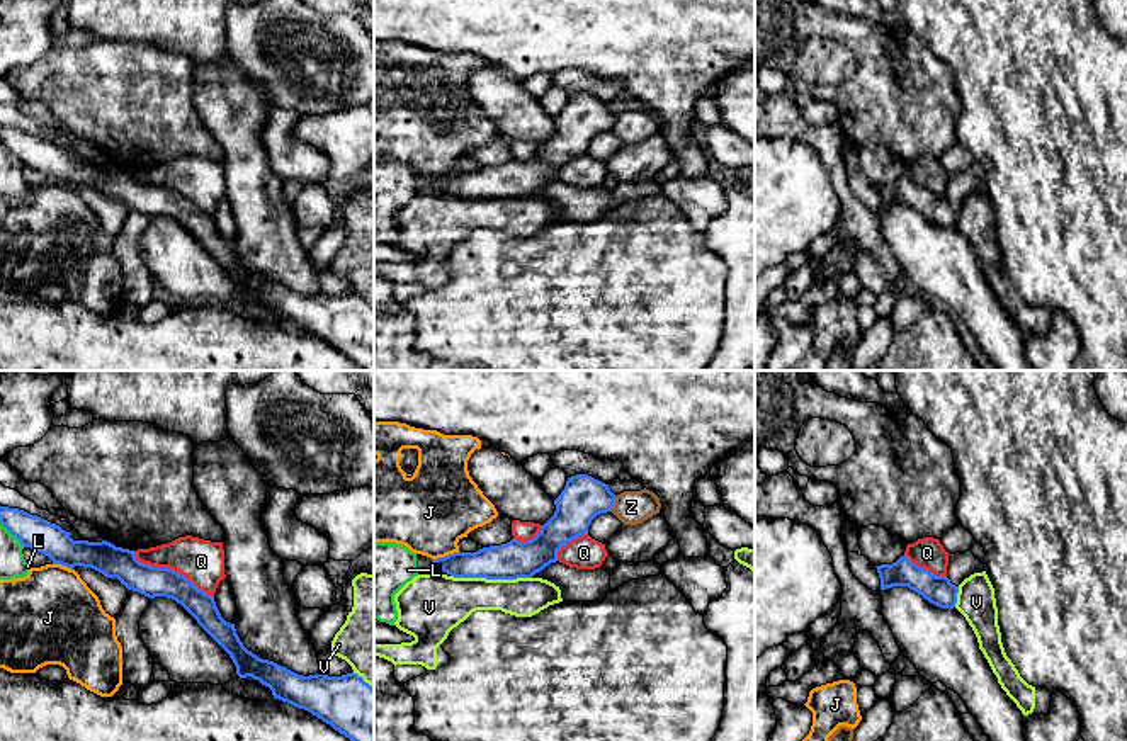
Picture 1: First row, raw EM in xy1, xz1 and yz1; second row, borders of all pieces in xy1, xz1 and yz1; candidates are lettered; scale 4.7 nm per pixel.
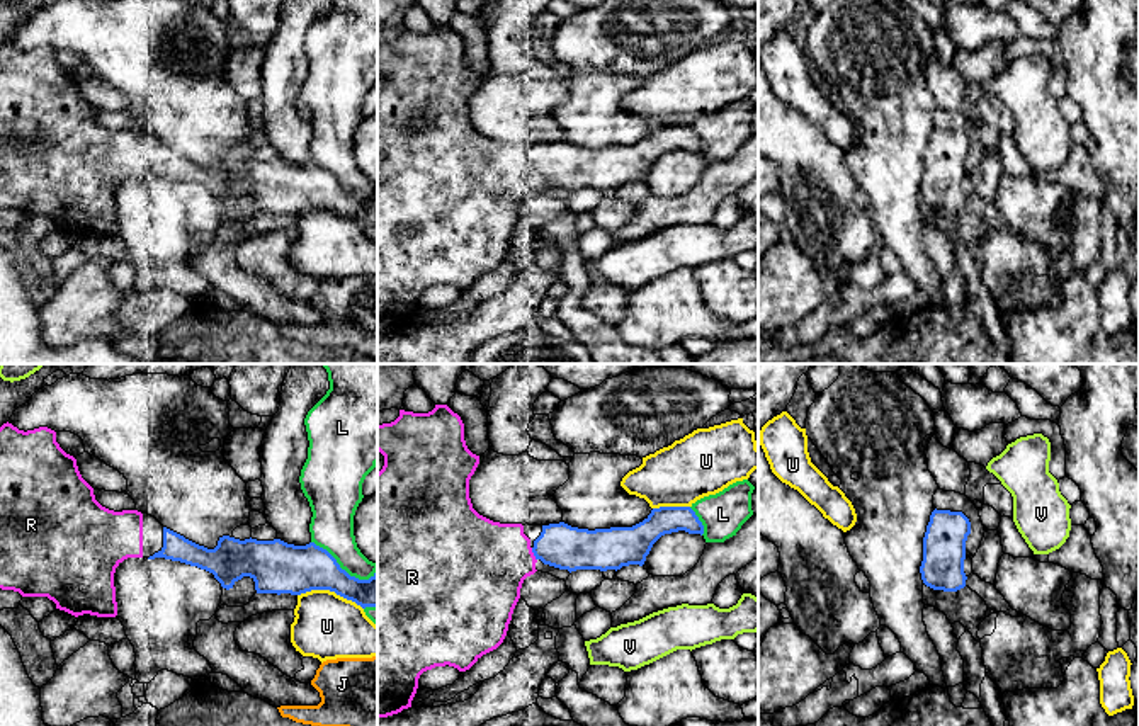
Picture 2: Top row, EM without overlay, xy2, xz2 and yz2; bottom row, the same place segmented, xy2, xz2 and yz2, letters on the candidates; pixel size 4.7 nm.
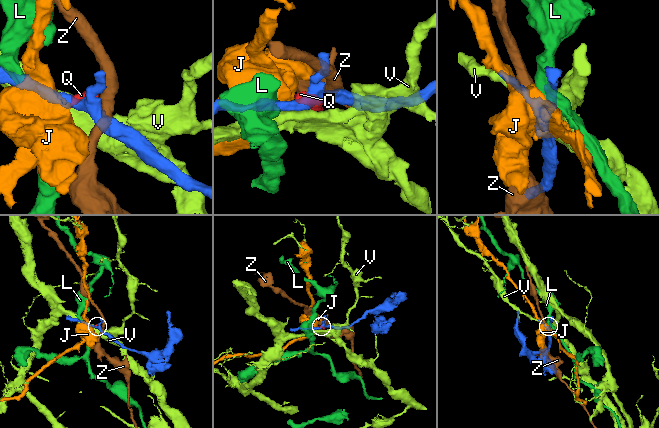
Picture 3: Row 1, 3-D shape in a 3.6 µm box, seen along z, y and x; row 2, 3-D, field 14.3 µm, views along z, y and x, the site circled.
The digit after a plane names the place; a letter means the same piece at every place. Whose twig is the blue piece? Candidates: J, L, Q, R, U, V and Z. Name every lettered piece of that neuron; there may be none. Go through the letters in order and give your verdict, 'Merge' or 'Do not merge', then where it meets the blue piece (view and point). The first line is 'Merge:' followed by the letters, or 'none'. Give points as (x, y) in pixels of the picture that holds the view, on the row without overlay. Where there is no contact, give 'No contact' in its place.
Merge: R
J: Do not merge. Touches blue at xz1 (446, 175)
L: Do not merge. Touches blue at xy2 (340, 187)
Q: Do not merge. Touches blue at xy1 (172, 189)
R: Merge. Touches blue at xz2 (534, 174)
U: Do not merge. Touches blue at xy2 (330, 209)
V: Do not merge. Touches blue at xz1 (492, 197)
Z: Do not merge. Touches blue at xz1 (614, 121)

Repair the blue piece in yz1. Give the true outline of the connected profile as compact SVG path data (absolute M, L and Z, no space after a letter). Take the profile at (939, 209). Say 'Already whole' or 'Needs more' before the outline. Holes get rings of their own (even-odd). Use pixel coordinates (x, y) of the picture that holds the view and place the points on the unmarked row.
Already whole. M901 175L892 184L875 187L881 197L881 209L908 206L940 228L954 228L957 223L959 206L952 204L947 195L937 195L916 185L906 175Z

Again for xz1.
Already whole. M588 95L568 97L564 109L554 119L554 134L539 153L525 161L512 158L501 165L483 167L476 172L454 172L432 178L432 184L454 197L517 199L532 197L551 182L569 160L588 153L592 139L612 131L615 114L609 104Z

